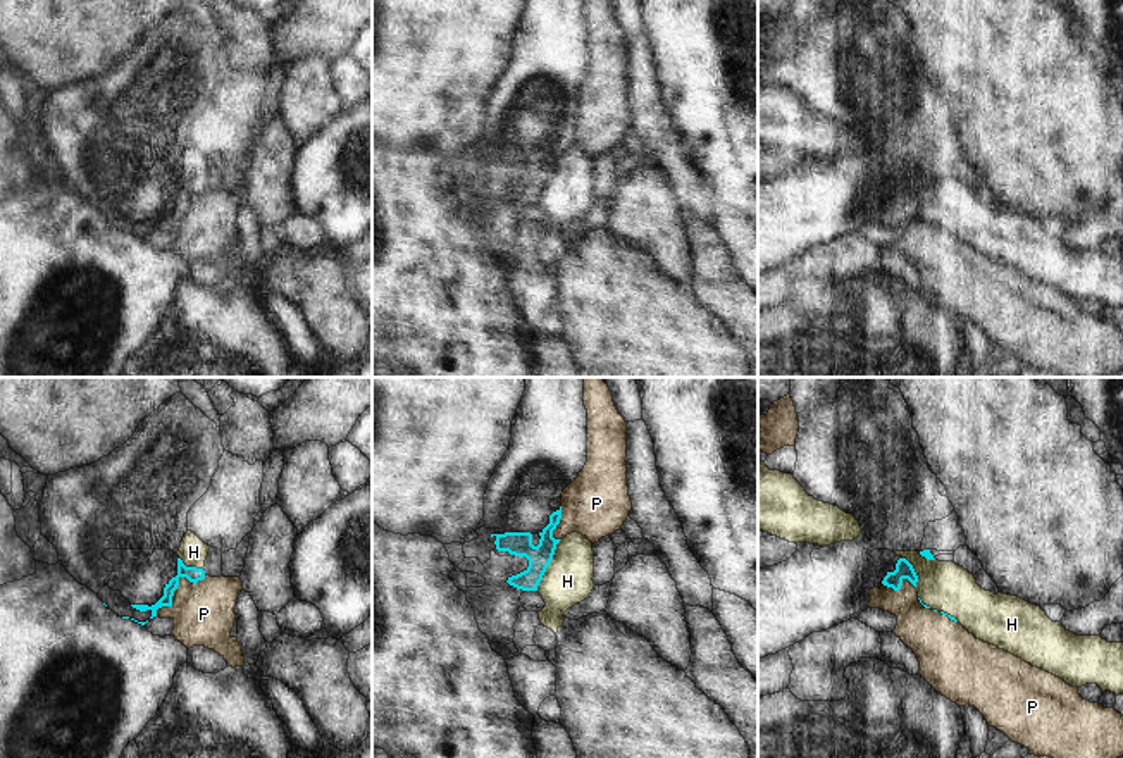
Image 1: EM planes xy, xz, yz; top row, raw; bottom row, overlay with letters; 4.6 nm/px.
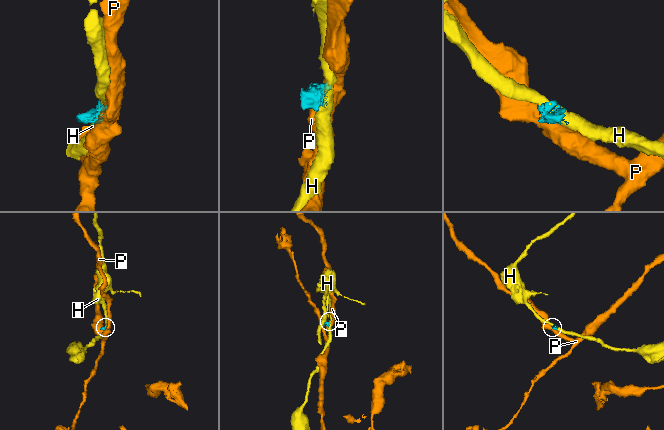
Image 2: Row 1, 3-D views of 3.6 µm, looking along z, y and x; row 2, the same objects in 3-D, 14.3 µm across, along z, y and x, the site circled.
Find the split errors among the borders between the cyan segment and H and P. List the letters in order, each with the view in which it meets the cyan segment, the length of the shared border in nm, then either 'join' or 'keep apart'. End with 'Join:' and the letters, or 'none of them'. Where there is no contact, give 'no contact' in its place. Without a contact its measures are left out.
H: xz | 260 nm | keep apart
P: xy | 300 nm | keep apart
Join: none of them

